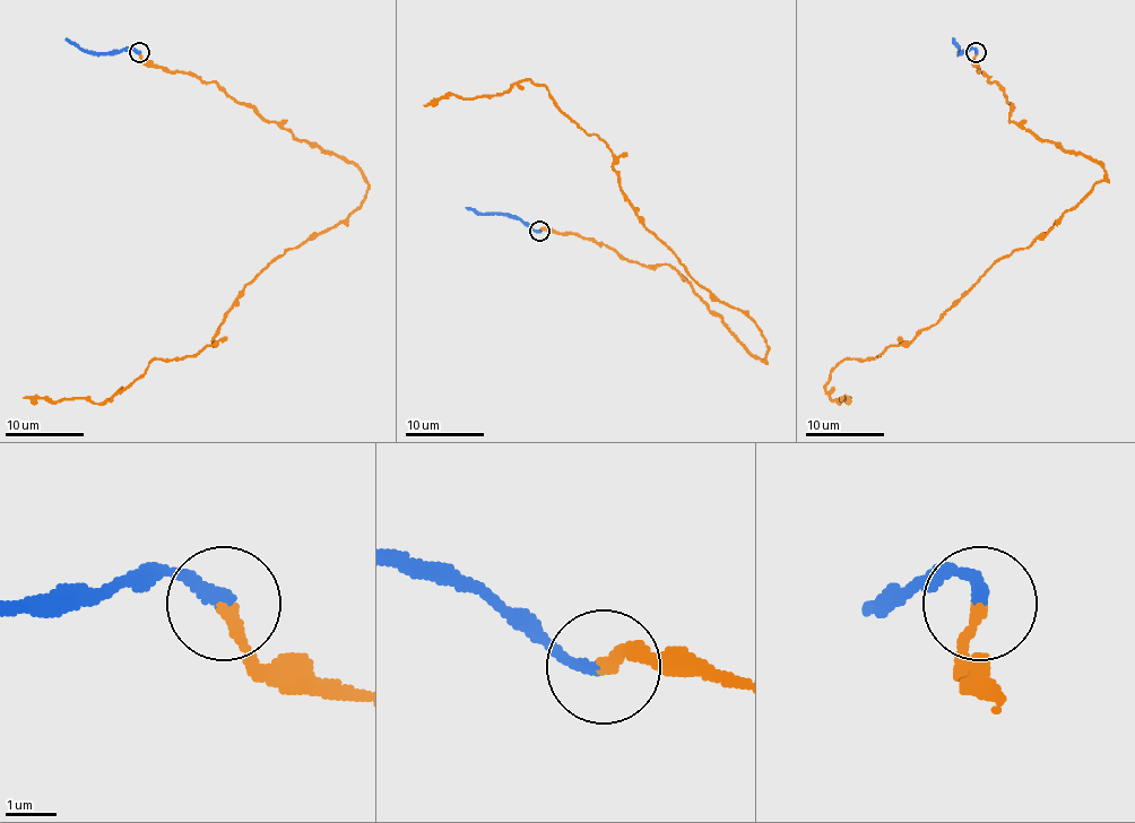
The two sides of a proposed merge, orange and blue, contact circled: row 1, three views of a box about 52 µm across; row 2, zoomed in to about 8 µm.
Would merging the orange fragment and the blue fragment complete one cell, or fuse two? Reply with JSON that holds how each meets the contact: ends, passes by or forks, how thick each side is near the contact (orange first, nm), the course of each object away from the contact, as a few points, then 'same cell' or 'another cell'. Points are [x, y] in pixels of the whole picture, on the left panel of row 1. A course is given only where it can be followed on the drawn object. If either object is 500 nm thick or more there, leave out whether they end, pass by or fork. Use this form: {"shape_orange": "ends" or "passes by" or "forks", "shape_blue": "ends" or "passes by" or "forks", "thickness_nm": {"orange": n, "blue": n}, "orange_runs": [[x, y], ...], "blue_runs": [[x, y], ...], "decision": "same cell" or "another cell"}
{"shape_orange": "ends", "shape_blue": "ends", "thickness_nm": {"orange": 240, "blue": 280}, "orange_runs": [[138, 53], [347, 158], [369, 190], [243, 287], [195, 356], [156, 357], [101, 403], [23, 397]], "blue_runs": [[138, 53], [124, 49], [114, 53], [87, 53], [66, 37]], "decision": "same cell"}

